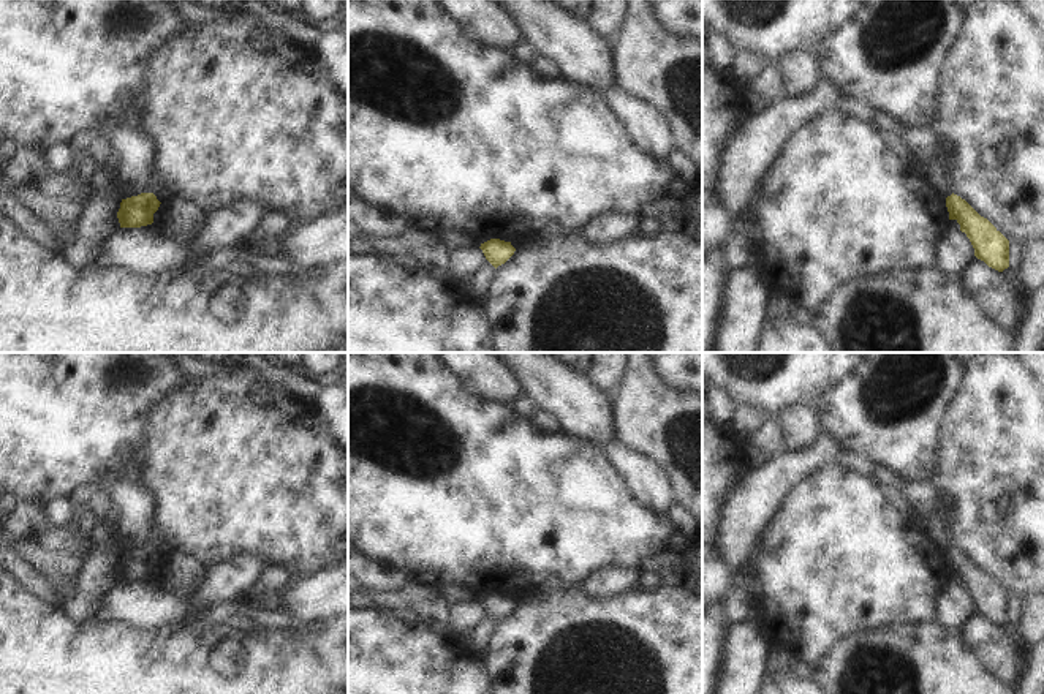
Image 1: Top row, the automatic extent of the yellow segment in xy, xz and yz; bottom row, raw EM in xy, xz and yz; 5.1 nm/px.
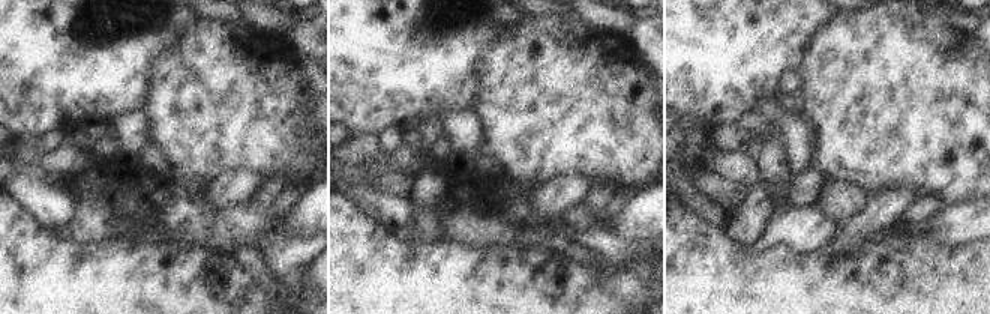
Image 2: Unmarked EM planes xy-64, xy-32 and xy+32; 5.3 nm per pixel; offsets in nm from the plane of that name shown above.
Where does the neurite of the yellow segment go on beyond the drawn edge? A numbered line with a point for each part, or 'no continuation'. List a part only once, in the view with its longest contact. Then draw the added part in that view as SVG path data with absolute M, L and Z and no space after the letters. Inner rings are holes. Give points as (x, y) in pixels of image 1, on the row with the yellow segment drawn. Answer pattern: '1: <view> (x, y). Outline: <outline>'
no continuation.

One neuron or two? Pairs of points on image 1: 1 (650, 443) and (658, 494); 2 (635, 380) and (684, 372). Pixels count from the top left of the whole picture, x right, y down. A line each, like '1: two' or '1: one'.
1: two
2: two

